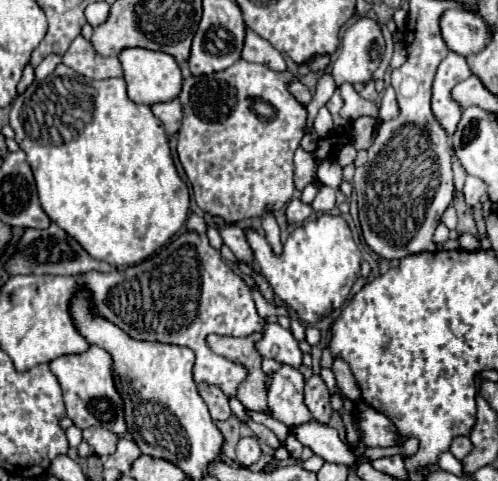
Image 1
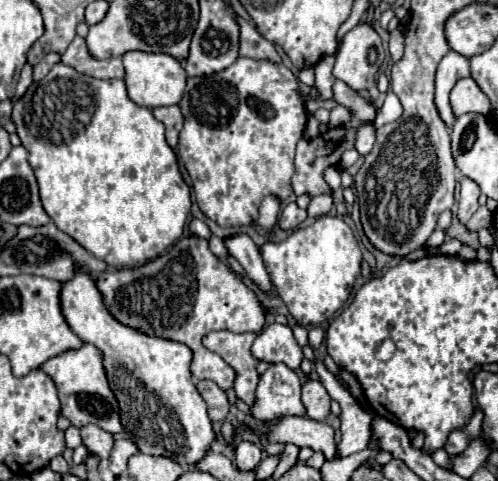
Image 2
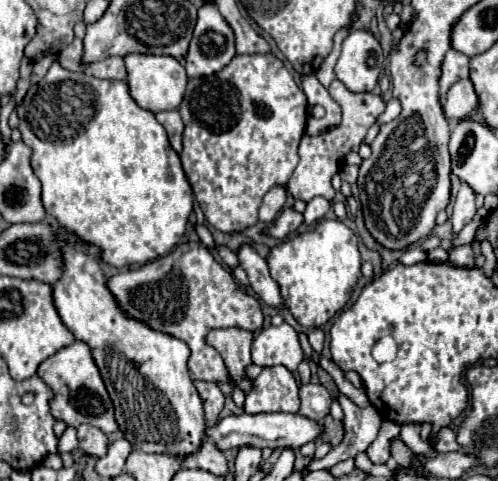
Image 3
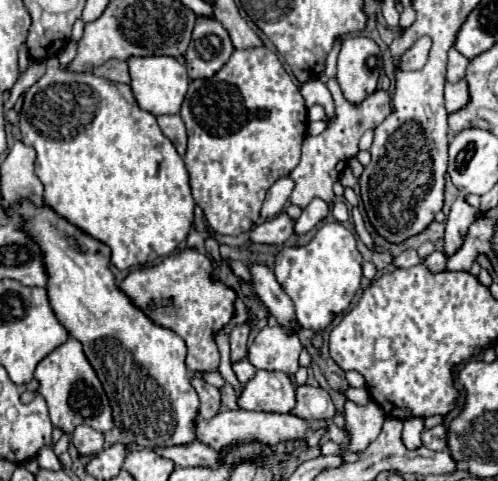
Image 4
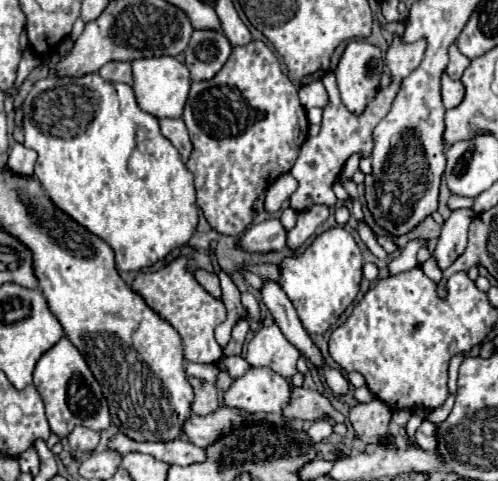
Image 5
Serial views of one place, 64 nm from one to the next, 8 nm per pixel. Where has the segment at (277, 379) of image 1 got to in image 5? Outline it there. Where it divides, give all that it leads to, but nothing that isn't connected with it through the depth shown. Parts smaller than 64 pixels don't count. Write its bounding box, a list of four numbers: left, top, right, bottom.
[224,368,290,416]

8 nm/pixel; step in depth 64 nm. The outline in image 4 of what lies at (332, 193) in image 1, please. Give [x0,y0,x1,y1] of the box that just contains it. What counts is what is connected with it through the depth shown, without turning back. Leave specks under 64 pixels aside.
[294,198,330,236]

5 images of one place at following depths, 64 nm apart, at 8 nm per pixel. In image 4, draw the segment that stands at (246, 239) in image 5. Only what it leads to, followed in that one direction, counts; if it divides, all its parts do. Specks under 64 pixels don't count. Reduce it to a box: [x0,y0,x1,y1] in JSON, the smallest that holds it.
[250,212,294,246]

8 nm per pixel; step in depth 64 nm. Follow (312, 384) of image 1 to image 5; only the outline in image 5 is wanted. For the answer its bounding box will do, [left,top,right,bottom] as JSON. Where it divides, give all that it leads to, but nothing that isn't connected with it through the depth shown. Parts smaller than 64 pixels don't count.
[282,388,344,422]

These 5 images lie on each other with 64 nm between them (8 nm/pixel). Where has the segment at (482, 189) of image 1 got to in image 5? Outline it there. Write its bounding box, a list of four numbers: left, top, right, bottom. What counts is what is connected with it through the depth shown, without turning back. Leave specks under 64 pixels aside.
[432,208,474,270]

